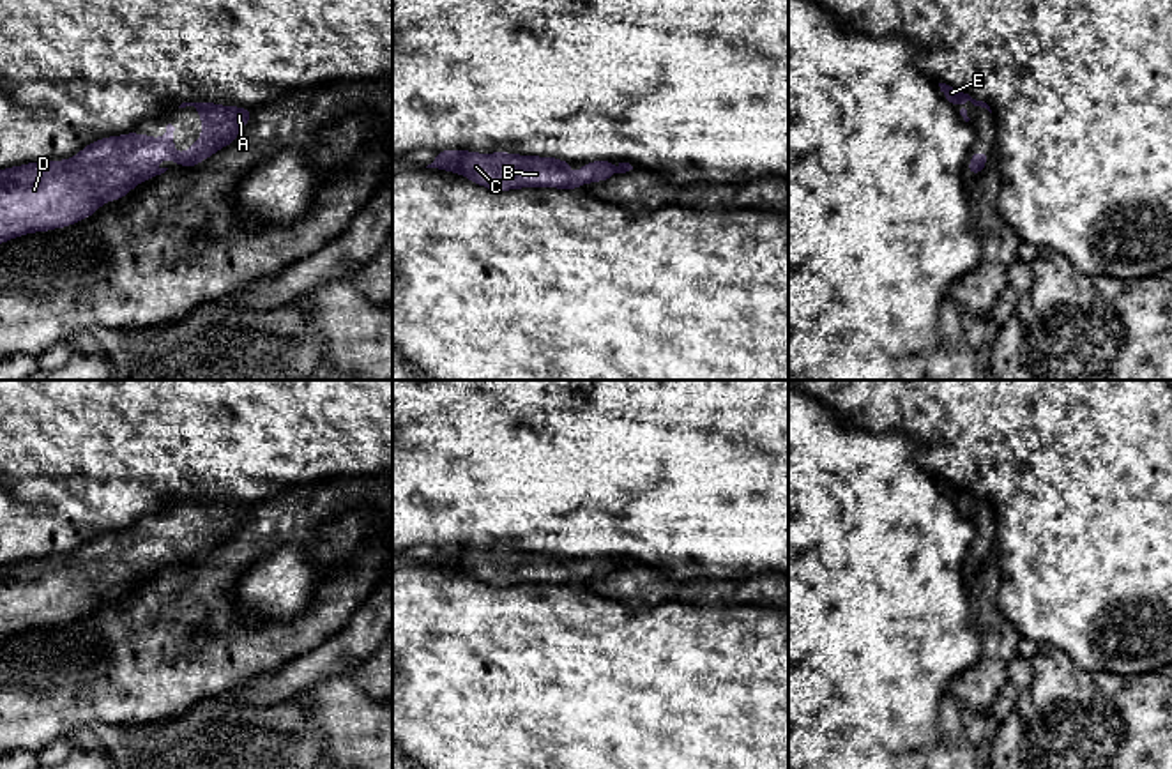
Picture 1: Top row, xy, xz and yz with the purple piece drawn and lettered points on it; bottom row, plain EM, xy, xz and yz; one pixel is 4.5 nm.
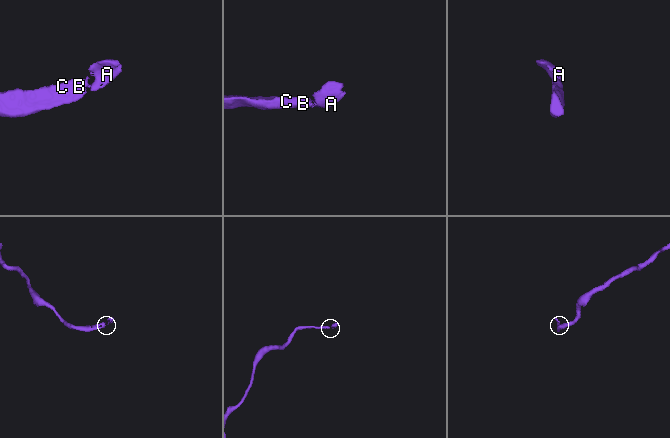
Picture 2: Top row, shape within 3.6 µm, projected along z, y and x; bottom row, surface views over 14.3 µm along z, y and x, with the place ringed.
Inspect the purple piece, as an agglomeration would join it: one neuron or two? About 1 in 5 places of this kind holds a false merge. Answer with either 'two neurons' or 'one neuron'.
one neuron

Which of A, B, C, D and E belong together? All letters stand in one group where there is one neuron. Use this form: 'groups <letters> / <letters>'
groups A B C D E

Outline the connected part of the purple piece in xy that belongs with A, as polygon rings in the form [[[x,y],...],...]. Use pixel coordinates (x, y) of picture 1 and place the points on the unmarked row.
[[[182,499],[179,504],[194,502],[203,518],[200,536],[184,550],[173,548],[171,520],[166,530],[152,536],[148,530],[133,530],[104,534],[90,539],[69,557],[30,559],[16,564],[0,566],[0,640],[30,628],[46,628],[69,622],[92,612],[104,598],[118,596],[138,578],[154,575],[168,564],[156,564],[156,557],[170,553],[184,564],[198,560],[210,553],[221,543],[226,543],[251,516],[253,507],[235,502],[216,502],[214,499]]]

